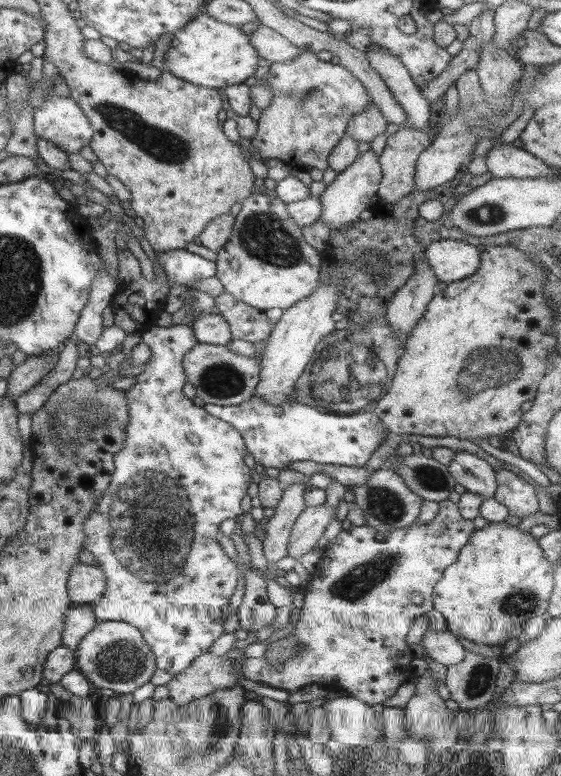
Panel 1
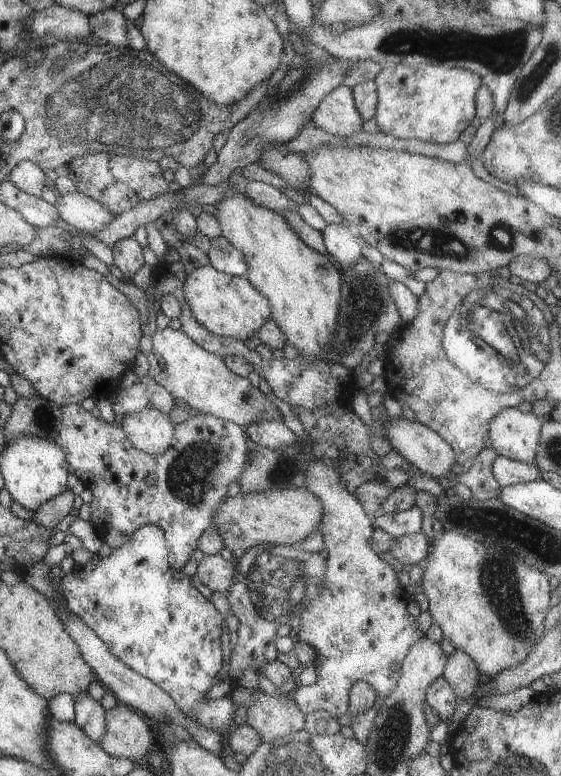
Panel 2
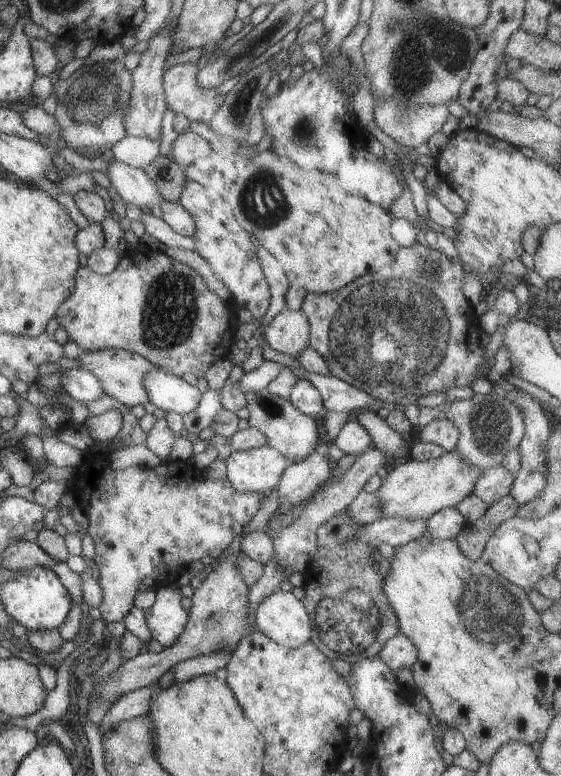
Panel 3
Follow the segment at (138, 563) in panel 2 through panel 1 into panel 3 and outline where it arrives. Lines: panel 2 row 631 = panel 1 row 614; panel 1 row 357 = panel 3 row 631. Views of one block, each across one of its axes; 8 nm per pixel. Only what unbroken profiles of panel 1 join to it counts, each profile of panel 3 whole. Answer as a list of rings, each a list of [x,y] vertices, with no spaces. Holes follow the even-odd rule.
[[[177,583],[167,587],[156,587],[153,604],[143,611],[151,639],[157,640],[163,648],[171,646],[185,630],[187,611],[181,608]]]

